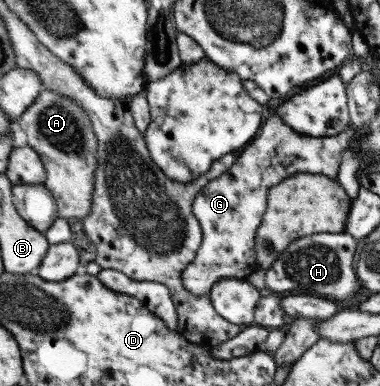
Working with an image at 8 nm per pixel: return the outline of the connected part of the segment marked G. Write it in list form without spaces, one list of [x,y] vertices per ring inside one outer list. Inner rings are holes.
[[[274,115],[260,128],[259,133],[251,139],[251,142],[239,150],[234,166],[224,174],[211,180],[196,194],[192,208],[195,218],[199,222],[203,233],[203,239],[198,248],[194,260],[182,272],[182,282],[193,295],[208,295],[214,283],[221,278],[245,279],[258,269],[257,256],[255,253],[255,236],[260,227],[263,216],[267,209],[268,191],[285,178],[296,173],[325,174],[336,180],[338,169],[342,164],[342,154],[354,146],[358,133],[350,126],[344,132],[336,136],[314,138],[306,134],[298,133],[290,129],[278,115]]]

